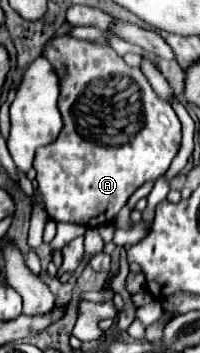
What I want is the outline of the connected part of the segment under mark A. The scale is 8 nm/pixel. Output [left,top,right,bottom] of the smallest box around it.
[34,37,182,227]

